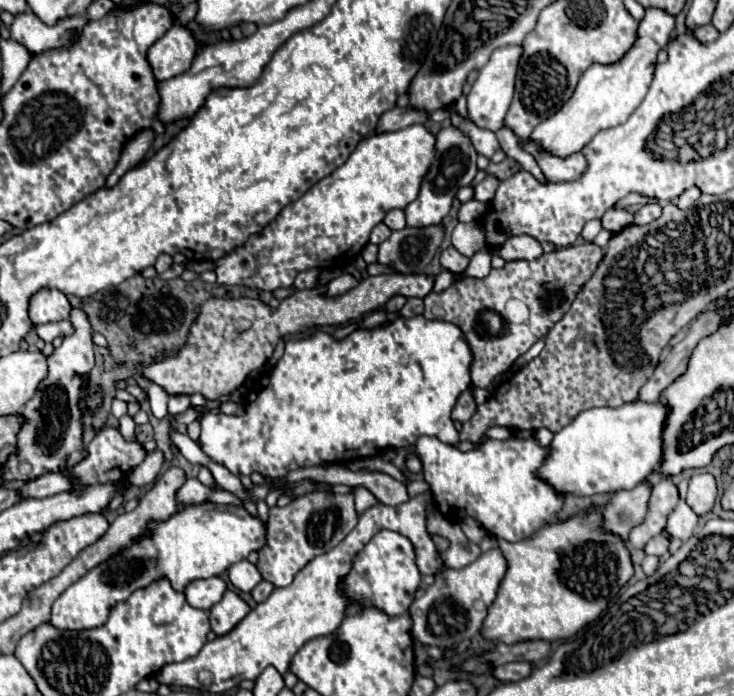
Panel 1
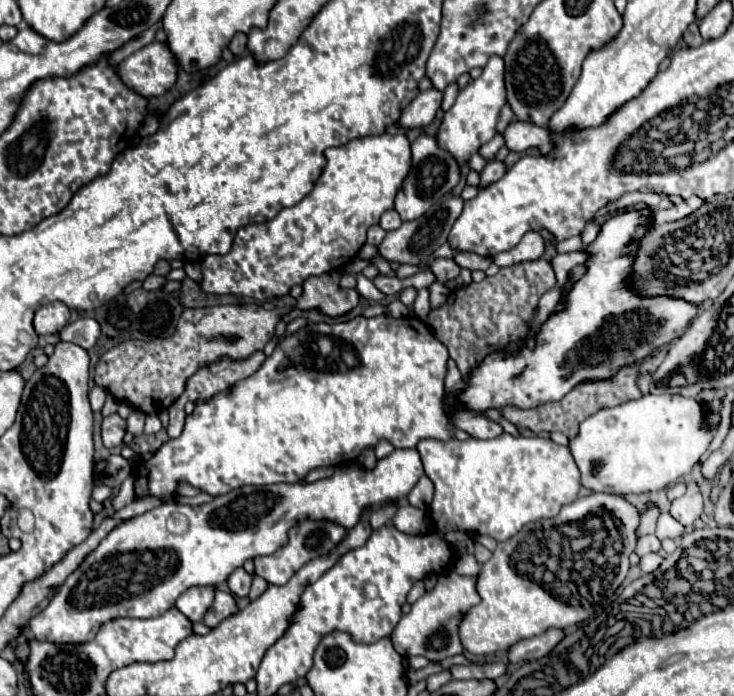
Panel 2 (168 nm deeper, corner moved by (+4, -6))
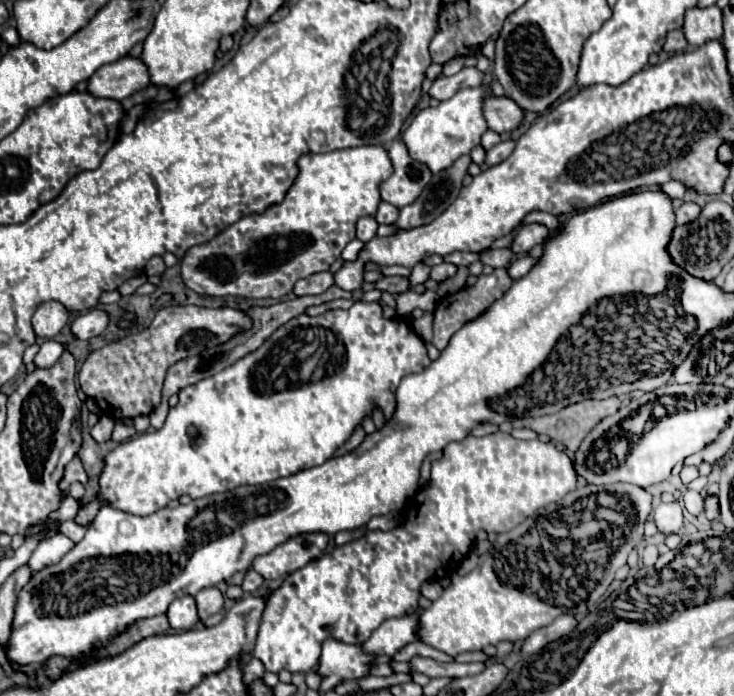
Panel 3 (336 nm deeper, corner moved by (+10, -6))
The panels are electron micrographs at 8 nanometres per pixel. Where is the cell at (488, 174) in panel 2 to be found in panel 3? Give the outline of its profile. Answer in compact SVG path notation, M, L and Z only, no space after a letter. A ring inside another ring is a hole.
M502 141L502 143L498 143L496 147L492 147L490 151L486 151L486 161L484 161L484 165L486 167L492 167L492 165L498 165L498 163L502 163L510 153L514 151L514 141Z

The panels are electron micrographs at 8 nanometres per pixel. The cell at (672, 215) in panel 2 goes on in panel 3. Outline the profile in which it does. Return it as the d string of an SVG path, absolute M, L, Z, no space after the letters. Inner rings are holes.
M682 203L682 207L676 209L676 225L684 225L684 223L691 223L698 217L700 207L696 203Z

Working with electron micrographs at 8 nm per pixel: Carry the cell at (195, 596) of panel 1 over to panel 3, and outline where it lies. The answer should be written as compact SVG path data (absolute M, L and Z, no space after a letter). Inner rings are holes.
M182 595L178 599L174 599L168 607L168 619L170 619L170 627L176 631L182 629L192 629L200 619L196 613L196 599L192 595Z

